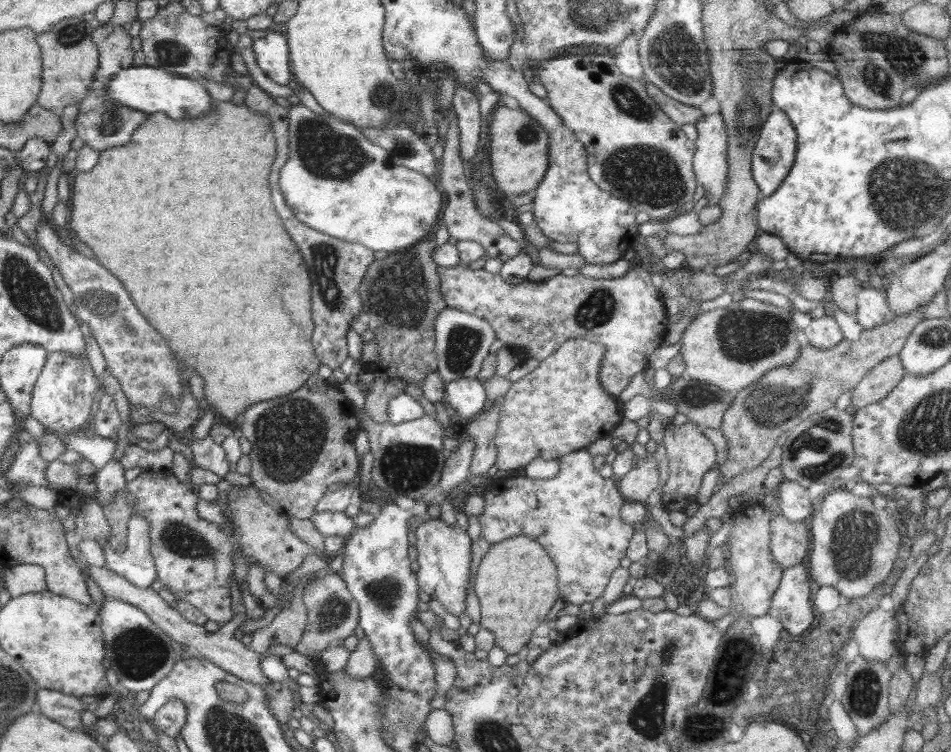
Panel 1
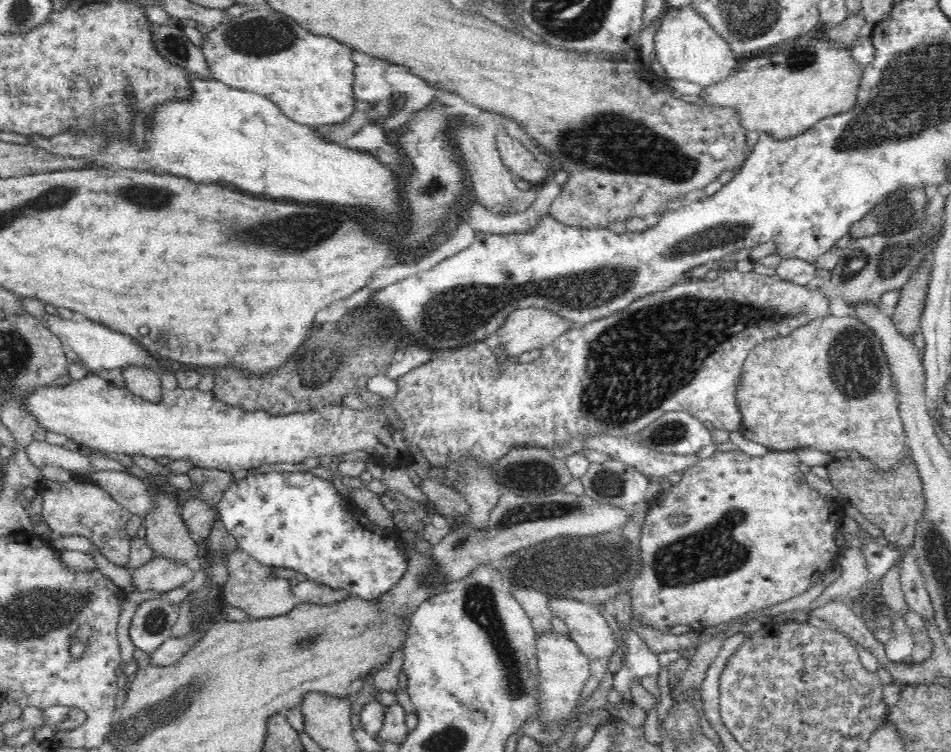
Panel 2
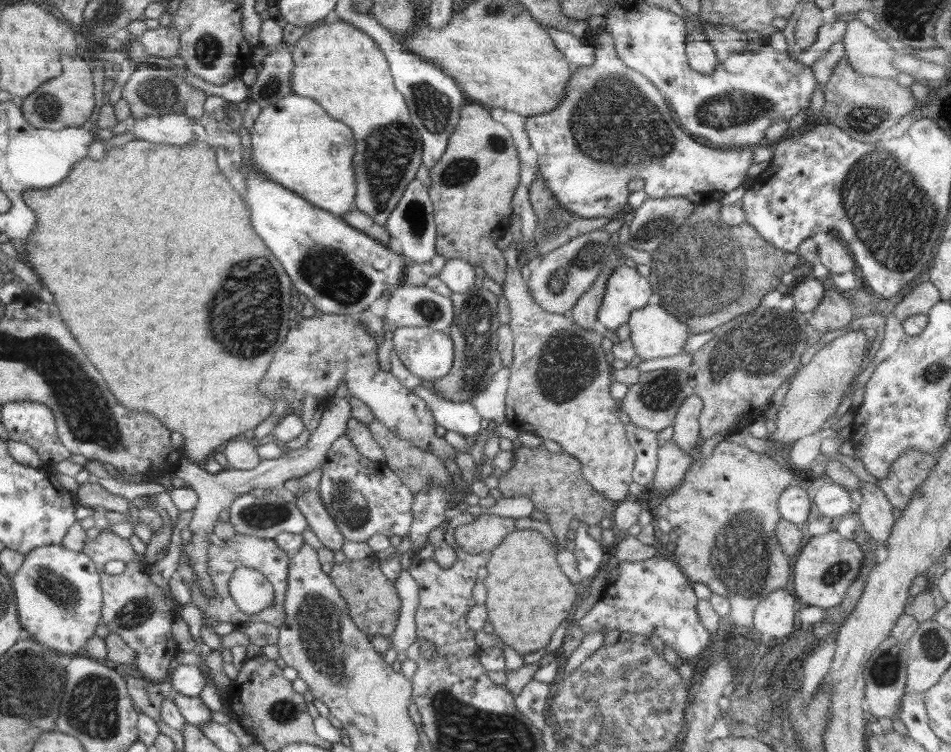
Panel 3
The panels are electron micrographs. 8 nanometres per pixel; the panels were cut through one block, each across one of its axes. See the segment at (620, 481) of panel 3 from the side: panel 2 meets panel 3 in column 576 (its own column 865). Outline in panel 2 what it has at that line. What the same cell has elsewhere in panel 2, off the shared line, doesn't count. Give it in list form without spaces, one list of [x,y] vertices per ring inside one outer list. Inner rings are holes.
[[[828,316],[816,318],[808,322],[802,329],[794,330],[789,336],[783,338],[774,338],[764,342],[762,345],[756,345],[749,352],[748,360],[744,362],[744,368],[740,372],[740,386],[736,390],[737,406],[739,407],[742,422],[739,432],[748,440],[753,440],[775,451],[794,451],[797,448],[814,448],[822,452],[832,452],[836,450],[856,450],[861,457],[870,458],[875,470],[881,472],[892,472],[902,464],[902,458],[906,458],[907,443],[905,442],[905,430],[900,409],[898,409],[897,388],[893,385],[890,367],[885,357],[882,343],[874,335],[874,332],[868,328],[857,316]]]

